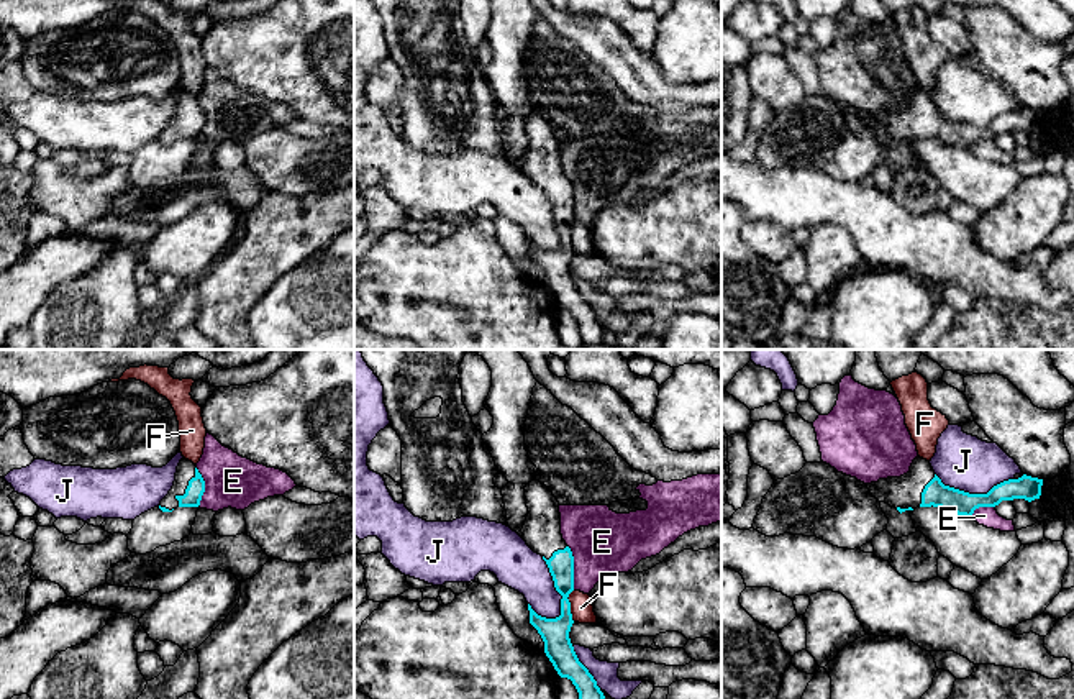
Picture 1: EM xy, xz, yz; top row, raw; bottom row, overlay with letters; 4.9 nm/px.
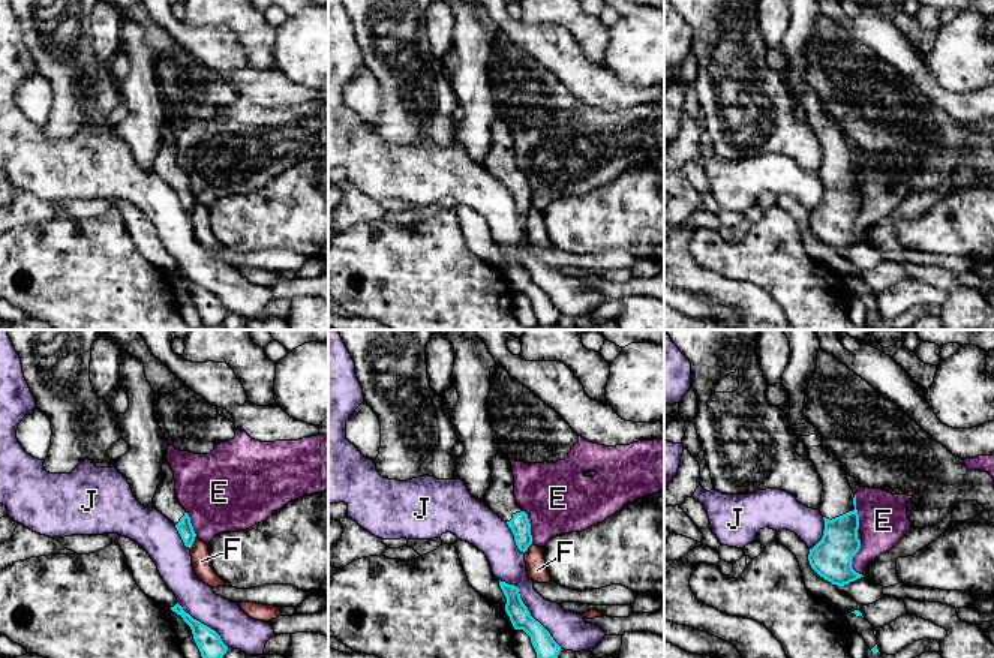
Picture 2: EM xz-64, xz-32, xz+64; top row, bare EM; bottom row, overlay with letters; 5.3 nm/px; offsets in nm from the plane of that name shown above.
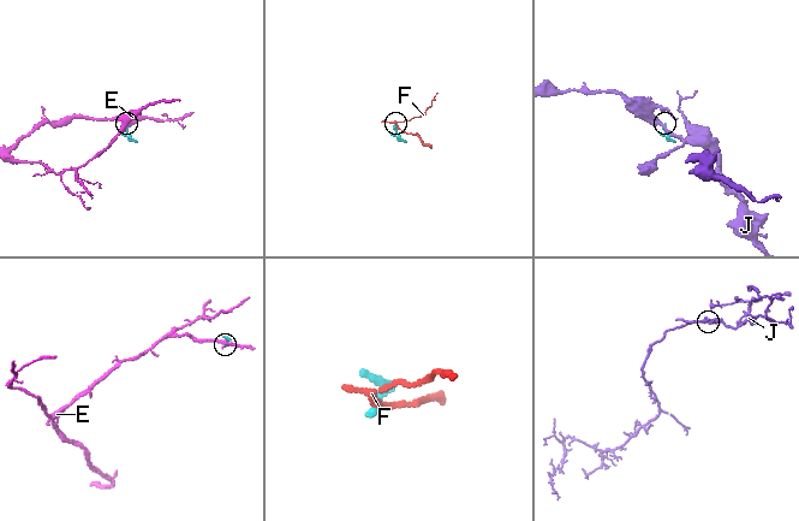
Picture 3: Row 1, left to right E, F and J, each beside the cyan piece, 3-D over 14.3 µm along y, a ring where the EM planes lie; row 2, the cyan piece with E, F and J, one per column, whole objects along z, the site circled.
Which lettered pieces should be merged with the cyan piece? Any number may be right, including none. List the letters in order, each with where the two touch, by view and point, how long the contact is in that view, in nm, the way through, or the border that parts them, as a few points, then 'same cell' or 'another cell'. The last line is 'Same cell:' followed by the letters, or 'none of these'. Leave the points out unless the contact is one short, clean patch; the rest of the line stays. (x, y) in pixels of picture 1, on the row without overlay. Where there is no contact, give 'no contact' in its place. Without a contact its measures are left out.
E: meets cyan in xz at (573, 201); contact 220 nm long; border along xz (568, 178), (573, 187), (574, 222); another cell
F: meets cyan in xz at (569, 238); contact 160 nm long; border along xz (573, 222), (568, 233), (574, 253); another cell
J: meets cyan in xz at (555, 219); contact 320 nm long; another cell
Same cell: none of these

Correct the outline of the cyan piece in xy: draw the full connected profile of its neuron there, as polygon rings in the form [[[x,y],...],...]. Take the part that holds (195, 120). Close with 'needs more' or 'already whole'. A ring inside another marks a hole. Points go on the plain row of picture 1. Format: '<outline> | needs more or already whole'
[[[182,90],[175,113],[169,126],[161,133],[159,141],[162,144],[172,144],[177,139],[198,139],[205,125],[205,113],[197,98]]] | needs more

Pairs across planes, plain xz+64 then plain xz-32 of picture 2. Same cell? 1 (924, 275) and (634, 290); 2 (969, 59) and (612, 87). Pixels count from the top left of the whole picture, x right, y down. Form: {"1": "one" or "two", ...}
{"1": "two", "2": "two"}

